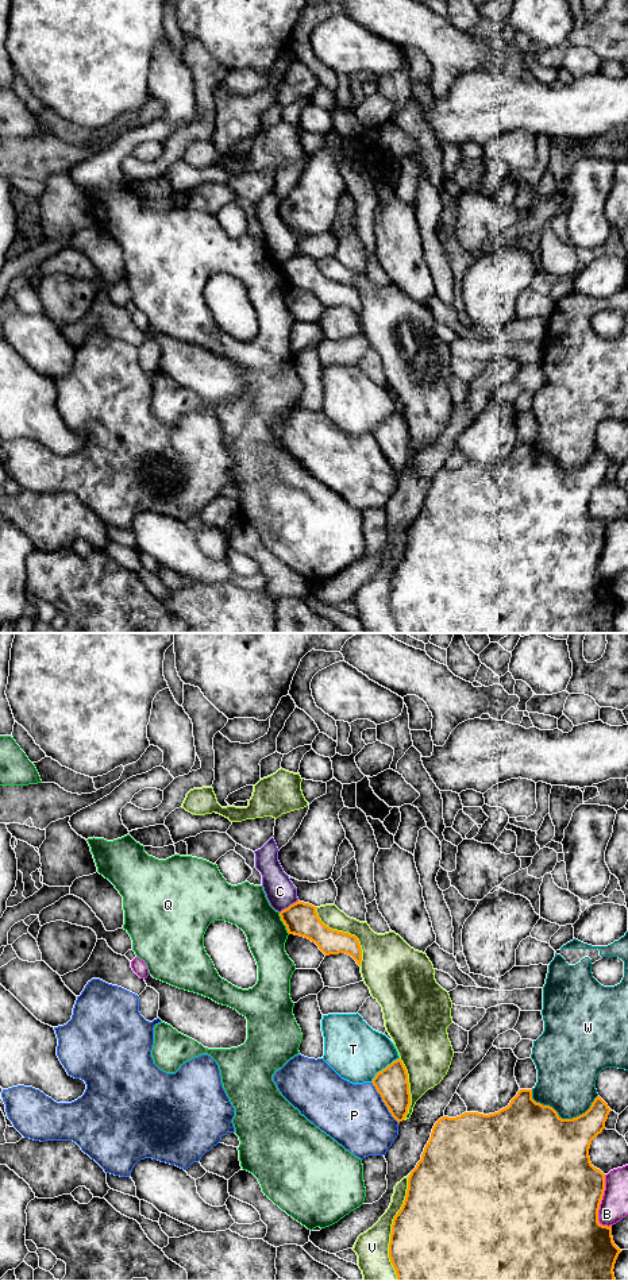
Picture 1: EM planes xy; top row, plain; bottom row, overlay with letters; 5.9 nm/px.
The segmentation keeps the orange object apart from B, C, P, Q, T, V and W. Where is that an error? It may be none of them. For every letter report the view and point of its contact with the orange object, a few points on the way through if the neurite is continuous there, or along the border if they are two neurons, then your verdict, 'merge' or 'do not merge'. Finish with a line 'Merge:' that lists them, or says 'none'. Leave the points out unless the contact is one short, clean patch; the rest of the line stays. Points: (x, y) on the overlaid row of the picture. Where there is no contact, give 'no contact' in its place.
B: xy (600, 1203) | do not merge
C: xy (289, 906) | along xy (297, 899), (280, 913) | do not merge
P: xy (382, 1100) | do not merge
Q: xy (284, 923) | do not merge
T: xy (385, 1068) | do not merge
V: xy (392, 1227) | do not merge
W: xy (563, 1119) | do not merge
Merge: none

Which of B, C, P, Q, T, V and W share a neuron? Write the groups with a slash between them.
B / C T / P / Q / V / W

